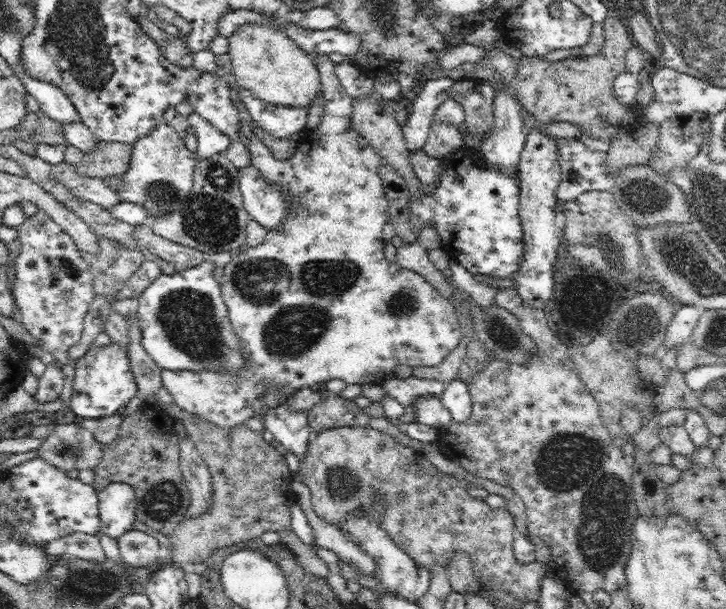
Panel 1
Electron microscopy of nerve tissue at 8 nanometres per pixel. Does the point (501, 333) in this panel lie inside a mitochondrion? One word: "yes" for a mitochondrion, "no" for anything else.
yes

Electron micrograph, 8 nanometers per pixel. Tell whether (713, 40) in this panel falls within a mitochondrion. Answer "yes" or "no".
yes

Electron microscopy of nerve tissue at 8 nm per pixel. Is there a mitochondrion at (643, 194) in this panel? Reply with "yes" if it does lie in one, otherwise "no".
yes

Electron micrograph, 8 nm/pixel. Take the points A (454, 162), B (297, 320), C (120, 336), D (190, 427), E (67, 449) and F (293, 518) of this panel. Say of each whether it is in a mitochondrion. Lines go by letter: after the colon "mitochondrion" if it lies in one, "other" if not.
A: other
B: mitochondrion
C: other
D: other
E: mitochondrion
F: other

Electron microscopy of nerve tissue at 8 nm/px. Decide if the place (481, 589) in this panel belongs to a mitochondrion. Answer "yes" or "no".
no

